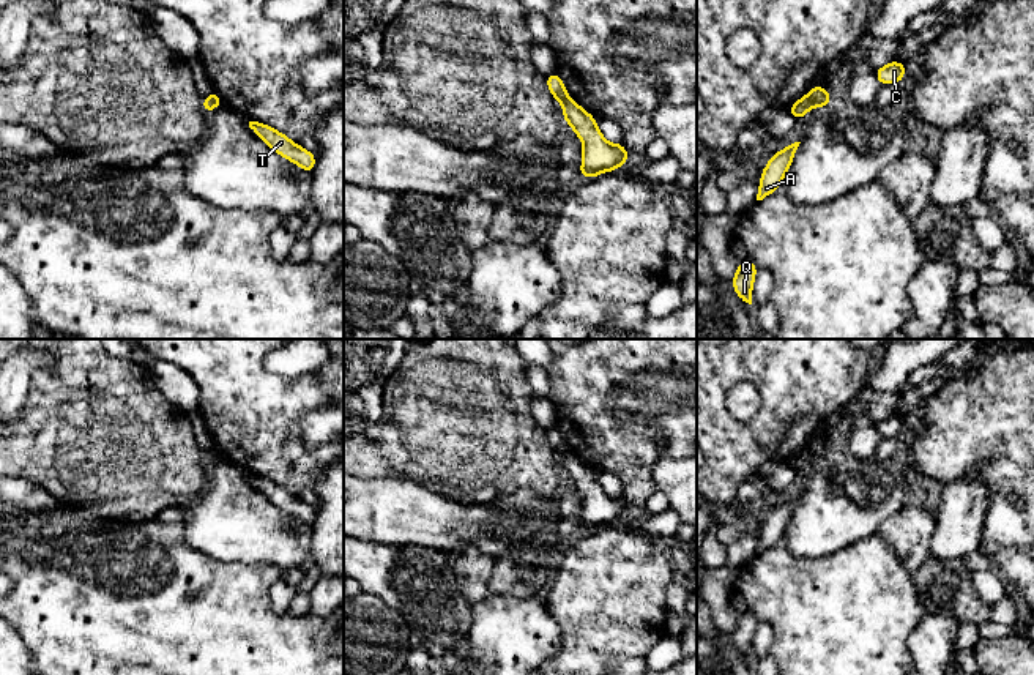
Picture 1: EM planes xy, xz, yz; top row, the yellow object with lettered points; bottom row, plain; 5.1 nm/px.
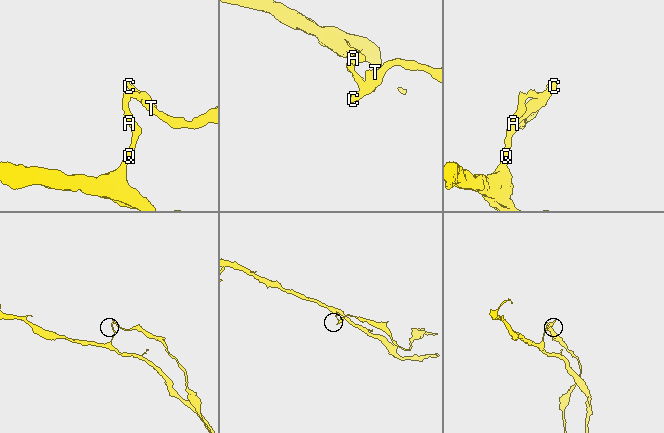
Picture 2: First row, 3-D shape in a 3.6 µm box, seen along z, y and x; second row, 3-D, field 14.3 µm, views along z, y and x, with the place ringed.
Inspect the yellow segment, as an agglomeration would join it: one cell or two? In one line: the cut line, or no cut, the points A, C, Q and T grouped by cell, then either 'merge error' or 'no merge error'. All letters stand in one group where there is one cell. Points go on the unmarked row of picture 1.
yz (807, 448), (814, 459) | A Q / C T | merge error

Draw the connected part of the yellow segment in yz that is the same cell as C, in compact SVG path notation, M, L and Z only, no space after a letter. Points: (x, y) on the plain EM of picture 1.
M892 413L883 421L873 423L876 427L876 432L880 438L889 438L889 437L898 437L905 431L905 424L908 420L905 420L902 415Z

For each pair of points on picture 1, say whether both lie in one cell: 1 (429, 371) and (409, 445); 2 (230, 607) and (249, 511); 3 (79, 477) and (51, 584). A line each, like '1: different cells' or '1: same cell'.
1: same cell
2: different cells
3: different cells

